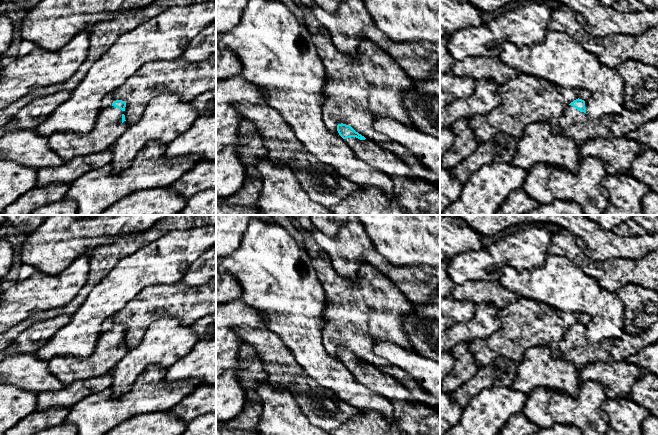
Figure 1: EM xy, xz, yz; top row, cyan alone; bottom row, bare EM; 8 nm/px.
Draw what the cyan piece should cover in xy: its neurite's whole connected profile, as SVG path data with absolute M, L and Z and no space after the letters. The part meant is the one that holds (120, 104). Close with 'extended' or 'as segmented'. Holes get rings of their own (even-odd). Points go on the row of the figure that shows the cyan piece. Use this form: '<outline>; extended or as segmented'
M113 101L111 106L100 112L91 132L85 135L73 132L54 133L48 137L49 147L64 162L77 156L99 153L110 148L129 127L125 120L125 107L126 101Z; extended

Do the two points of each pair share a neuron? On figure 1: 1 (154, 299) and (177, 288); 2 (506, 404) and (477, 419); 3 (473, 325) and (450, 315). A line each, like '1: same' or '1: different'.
1: same
2: same
3: different

